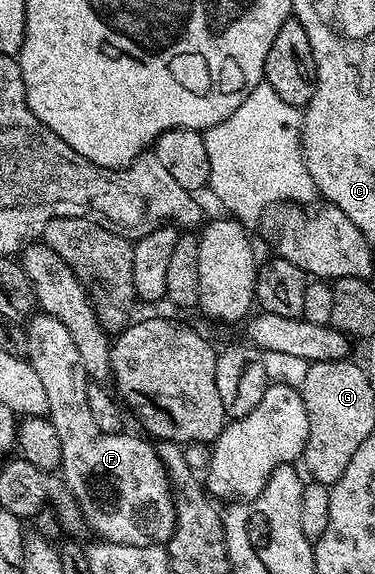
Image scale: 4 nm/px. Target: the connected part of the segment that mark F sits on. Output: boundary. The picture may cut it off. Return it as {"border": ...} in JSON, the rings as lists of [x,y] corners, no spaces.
{"border":[[[41,311],[29,318],[29,330],[25,333],[25,345],[29,348],[27,359],[35,367],[35,375],[43,382],[43,391],[47,391],[48,419],[59,435],[61,464],[59,473],[65,476],[64,488],[73,494],[79,503],[85,524],[98,533],[98,538],[111,545],[159,545],[168,542],[173,534],[177,512],[173,502],[173,486],[169,484],[169,473],[157,454],[156,448],[144,436],[132,437],[128,431],[104,433],[95,427],[91,419],[91,407],[87,407],[87,378],[83,359],[75,349],[75,339],[67,332],[67,327],[59,323],[47,312]]]}

